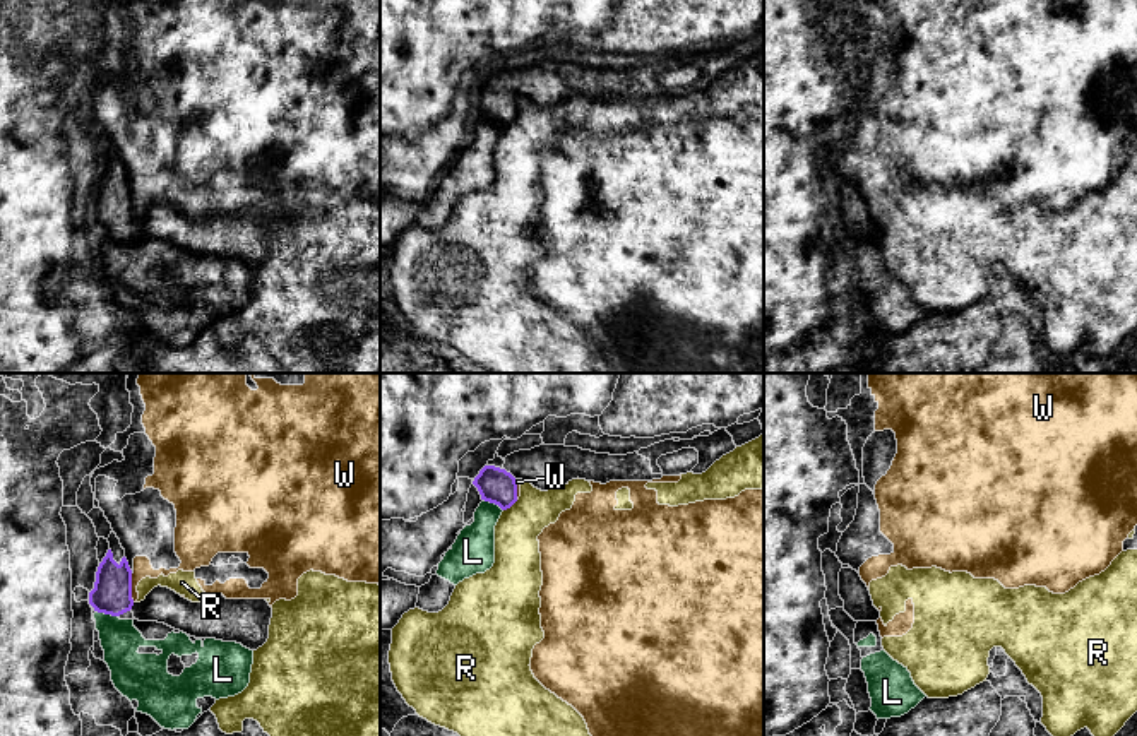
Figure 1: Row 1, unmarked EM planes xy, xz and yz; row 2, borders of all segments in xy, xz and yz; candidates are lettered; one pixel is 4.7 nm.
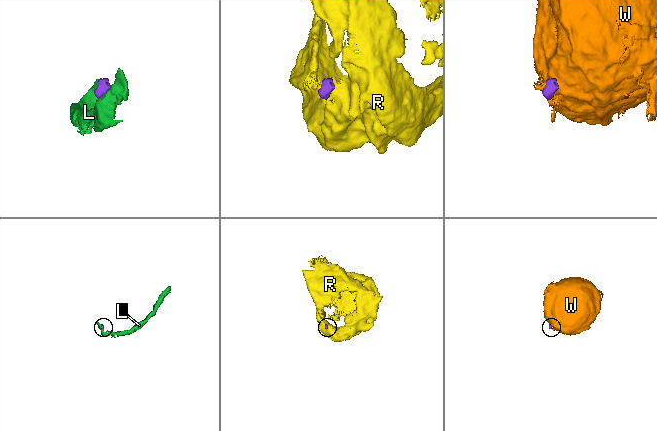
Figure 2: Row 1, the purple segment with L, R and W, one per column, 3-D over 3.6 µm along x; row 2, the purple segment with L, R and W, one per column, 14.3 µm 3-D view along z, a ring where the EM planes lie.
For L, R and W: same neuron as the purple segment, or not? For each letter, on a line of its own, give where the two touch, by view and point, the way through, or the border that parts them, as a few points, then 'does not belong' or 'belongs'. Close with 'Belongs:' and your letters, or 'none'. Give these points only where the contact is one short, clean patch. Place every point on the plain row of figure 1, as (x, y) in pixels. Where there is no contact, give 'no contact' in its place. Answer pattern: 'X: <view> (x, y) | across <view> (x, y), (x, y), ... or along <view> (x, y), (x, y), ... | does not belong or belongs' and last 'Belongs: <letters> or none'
L: xy (107, 230) | along xy (96, 226), (117, 233) | does not belong
R: xz (511, 122) | along xz (517, 117), (504, 127) | does not belong
W: xy (130, 204) | along xy (130, 190), (130, 214), (134, 218) | does not belong
Belongs: none

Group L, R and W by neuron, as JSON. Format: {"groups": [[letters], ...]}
{"groups": [["L"], ["R", "W"]]}

